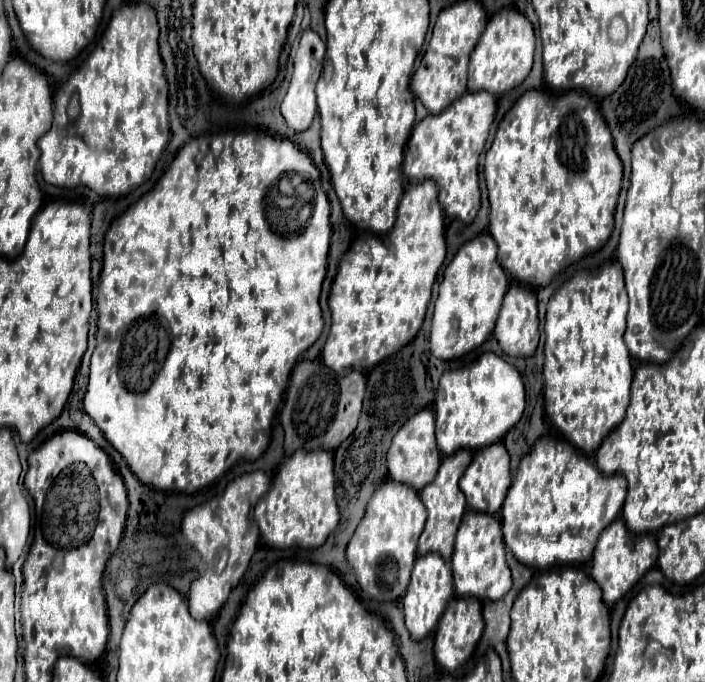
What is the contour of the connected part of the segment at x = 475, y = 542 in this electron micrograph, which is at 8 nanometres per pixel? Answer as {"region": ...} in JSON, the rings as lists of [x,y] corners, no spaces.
{"region":[[[467,511],[461,521],[461,531],[457,531],[457,543],[451,557],[451,569],[455,577],[455,595],[459,597],[477,597],[477,599],[501,599],[511,587],[511,569],[505,561],[505,543],[501,533],[501,523],[495,515],[481,511]]]}

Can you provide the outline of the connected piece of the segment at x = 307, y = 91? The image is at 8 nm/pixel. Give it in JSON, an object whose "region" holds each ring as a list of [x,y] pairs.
{"region":[[[309,29],[309,31],[301,33],[301,41],[299,41],[299,47],[297,47],[295,57],[293,57],[293,75],[291,75],[287,93],[285,93],[283,103],[281,103],[281,113],[287,121],[287,125],[295,131],[305,131],[315,117],[315,109],[317,109],[315,85],[317,85],[319,73],[323,69],[323,59],[325,59],[323,47],[325,47],[325,43],[319,39],[319,35],[315,31]]]}

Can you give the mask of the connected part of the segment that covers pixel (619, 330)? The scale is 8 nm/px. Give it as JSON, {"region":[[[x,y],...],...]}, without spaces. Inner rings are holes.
{"region":[[[603,263],[593,273],[575,273],[547,303],[545,411],[563,437],[587,455],[623,421],[629,405],[633,365],[623,343],[625,317],[627,291],[619,263]]]}

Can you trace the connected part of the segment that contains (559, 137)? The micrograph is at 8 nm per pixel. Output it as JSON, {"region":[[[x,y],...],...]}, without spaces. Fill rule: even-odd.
{"region":[[[531,89],[527,93],[523,93],[515,105],[507,111],[507,115],[503,117],[503,121],[499,123],[497,135],[493,139],[491,149],[485,153],[485,167],[483,167],[483,175],[487,181],[487,191],[489,191],[489,203],[491,203],[491,213],[489,213],[489,233],[493,235],[499,253],[497,259],[501,263],[501,267],[505,271],[509,271],[513,277],[517,277],[519,281],[529,283],[531,287],[541,287],[547,285],[561,269],[565,269],[567,265],[571,265],[573,261],[581,259],[583,255],[601,249],[605,245],[605,241],[609,239],[611,231],[613,231],[613,213],[615,213],[615,205],[617,205],[617,197],[621,191],[621,179],[623,179],[623,167],[621,167],[621,159],[617,159],[615,147],[613,147],[613,137],[609,135],[609,127],[597,107],[597,103],[593,101],[591,95],[585,95],[585,91],[567,91],[561,95],[551,95],[539,89]]]}

